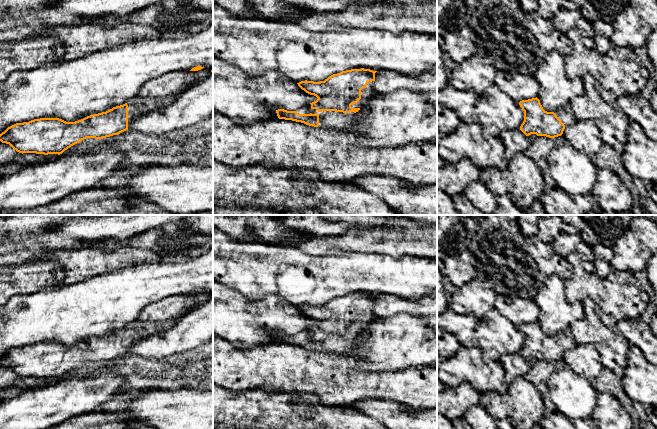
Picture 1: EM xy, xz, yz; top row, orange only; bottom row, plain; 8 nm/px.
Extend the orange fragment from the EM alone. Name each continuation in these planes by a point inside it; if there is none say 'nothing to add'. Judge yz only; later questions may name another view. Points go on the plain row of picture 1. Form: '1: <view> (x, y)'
1: yz (565, 338)

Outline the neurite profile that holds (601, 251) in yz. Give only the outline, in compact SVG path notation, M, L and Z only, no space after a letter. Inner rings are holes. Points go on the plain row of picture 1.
M601 242L593 246L592 250L596 257L596 259L593 261L596 272L599 277L606 278L613 270L613 267L610 264L610 261L614 255L613 250L611 247L608 247Z

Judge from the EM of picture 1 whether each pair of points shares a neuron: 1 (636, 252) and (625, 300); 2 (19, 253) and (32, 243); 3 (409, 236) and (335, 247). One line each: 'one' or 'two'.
1: two
2: one
3: one

